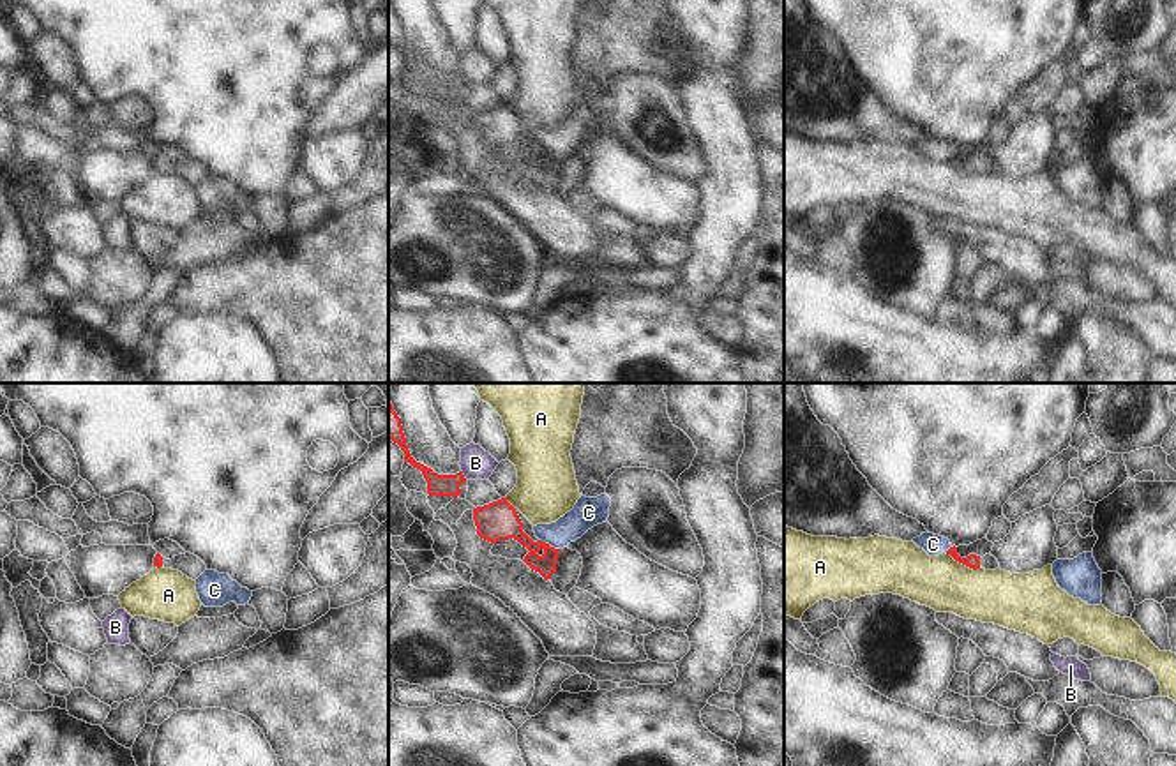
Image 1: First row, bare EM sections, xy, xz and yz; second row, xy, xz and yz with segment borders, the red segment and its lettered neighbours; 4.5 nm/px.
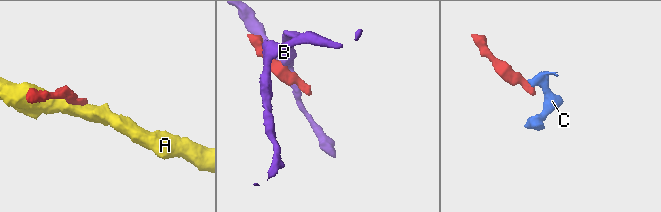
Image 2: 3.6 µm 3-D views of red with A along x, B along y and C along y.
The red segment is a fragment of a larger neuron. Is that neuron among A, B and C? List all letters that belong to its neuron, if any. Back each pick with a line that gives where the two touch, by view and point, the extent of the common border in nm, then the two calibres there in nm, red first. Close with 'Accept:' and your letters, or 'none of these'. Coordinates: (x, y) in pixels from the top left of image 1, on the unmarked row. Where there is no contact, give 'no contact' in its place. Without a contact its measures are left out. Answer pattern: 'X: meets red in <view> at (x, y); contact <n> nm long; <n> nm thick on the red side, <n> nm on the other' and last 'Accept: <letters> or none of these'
Accept: none of these

